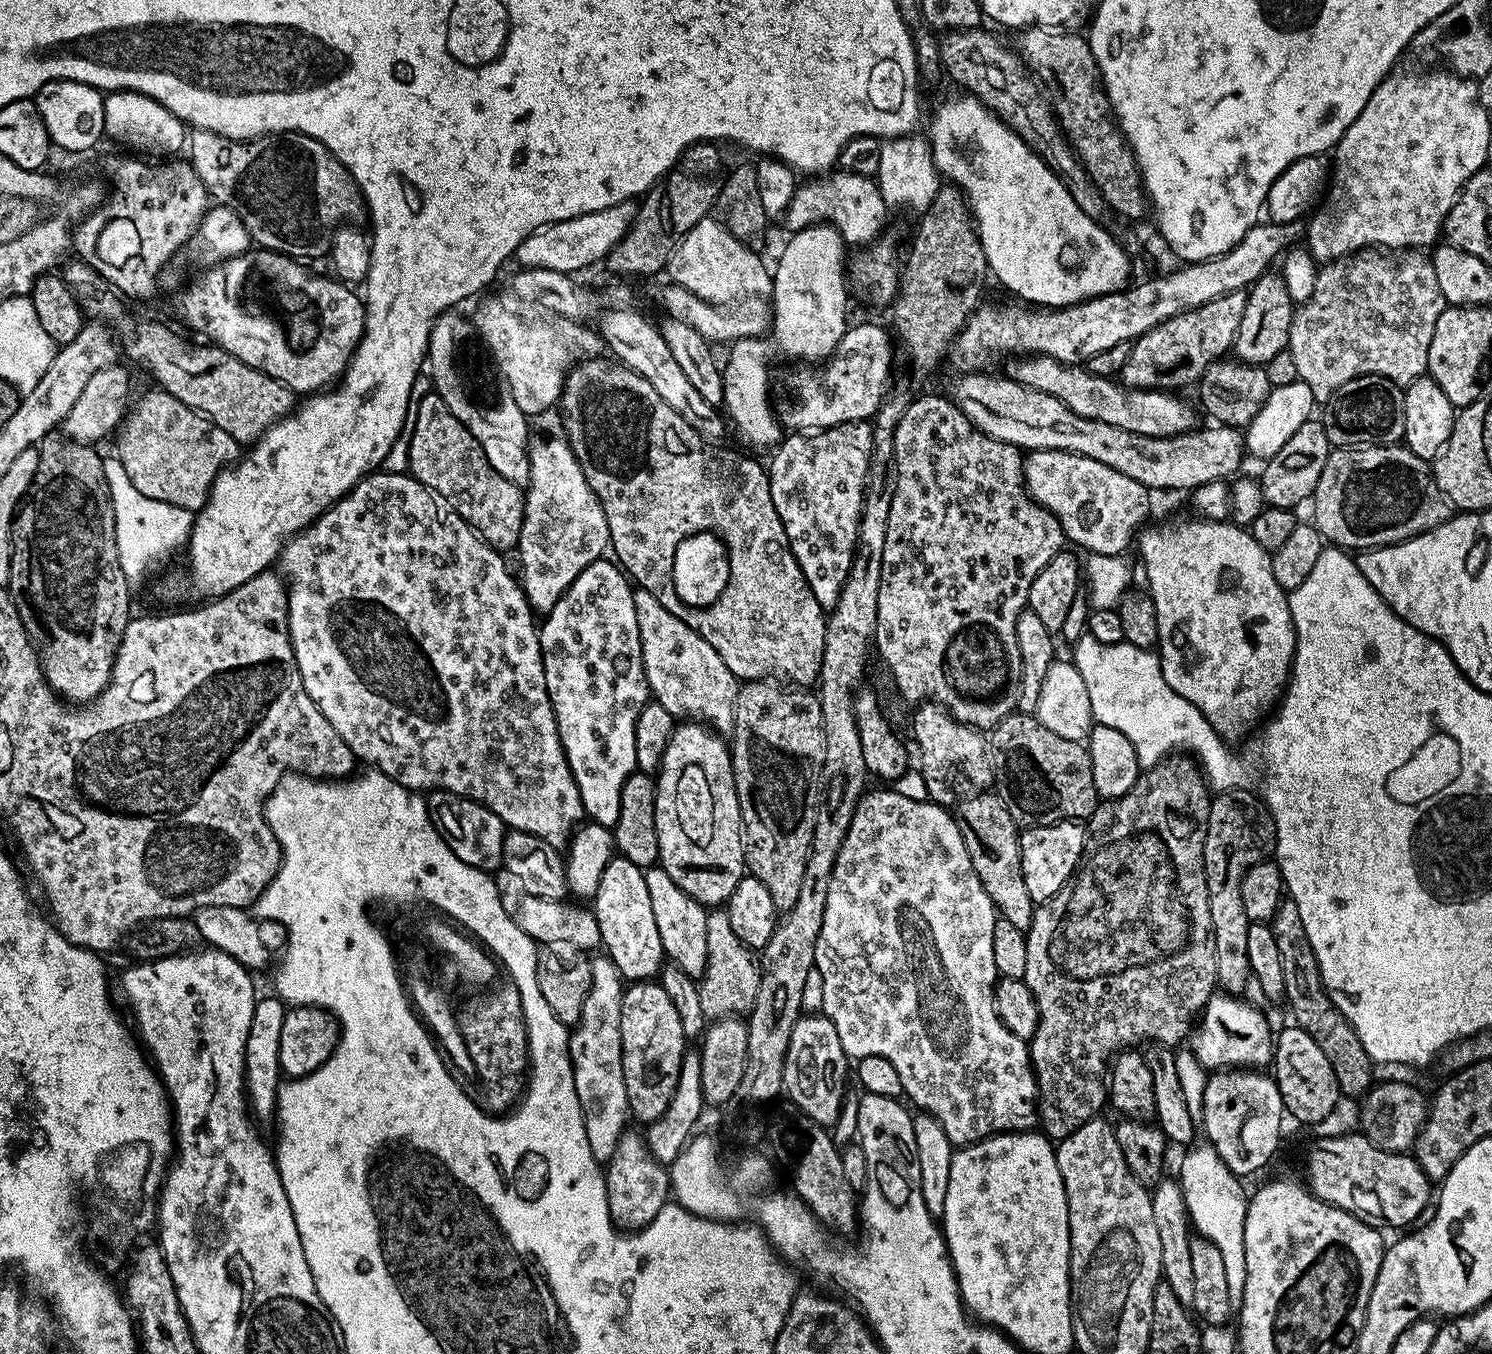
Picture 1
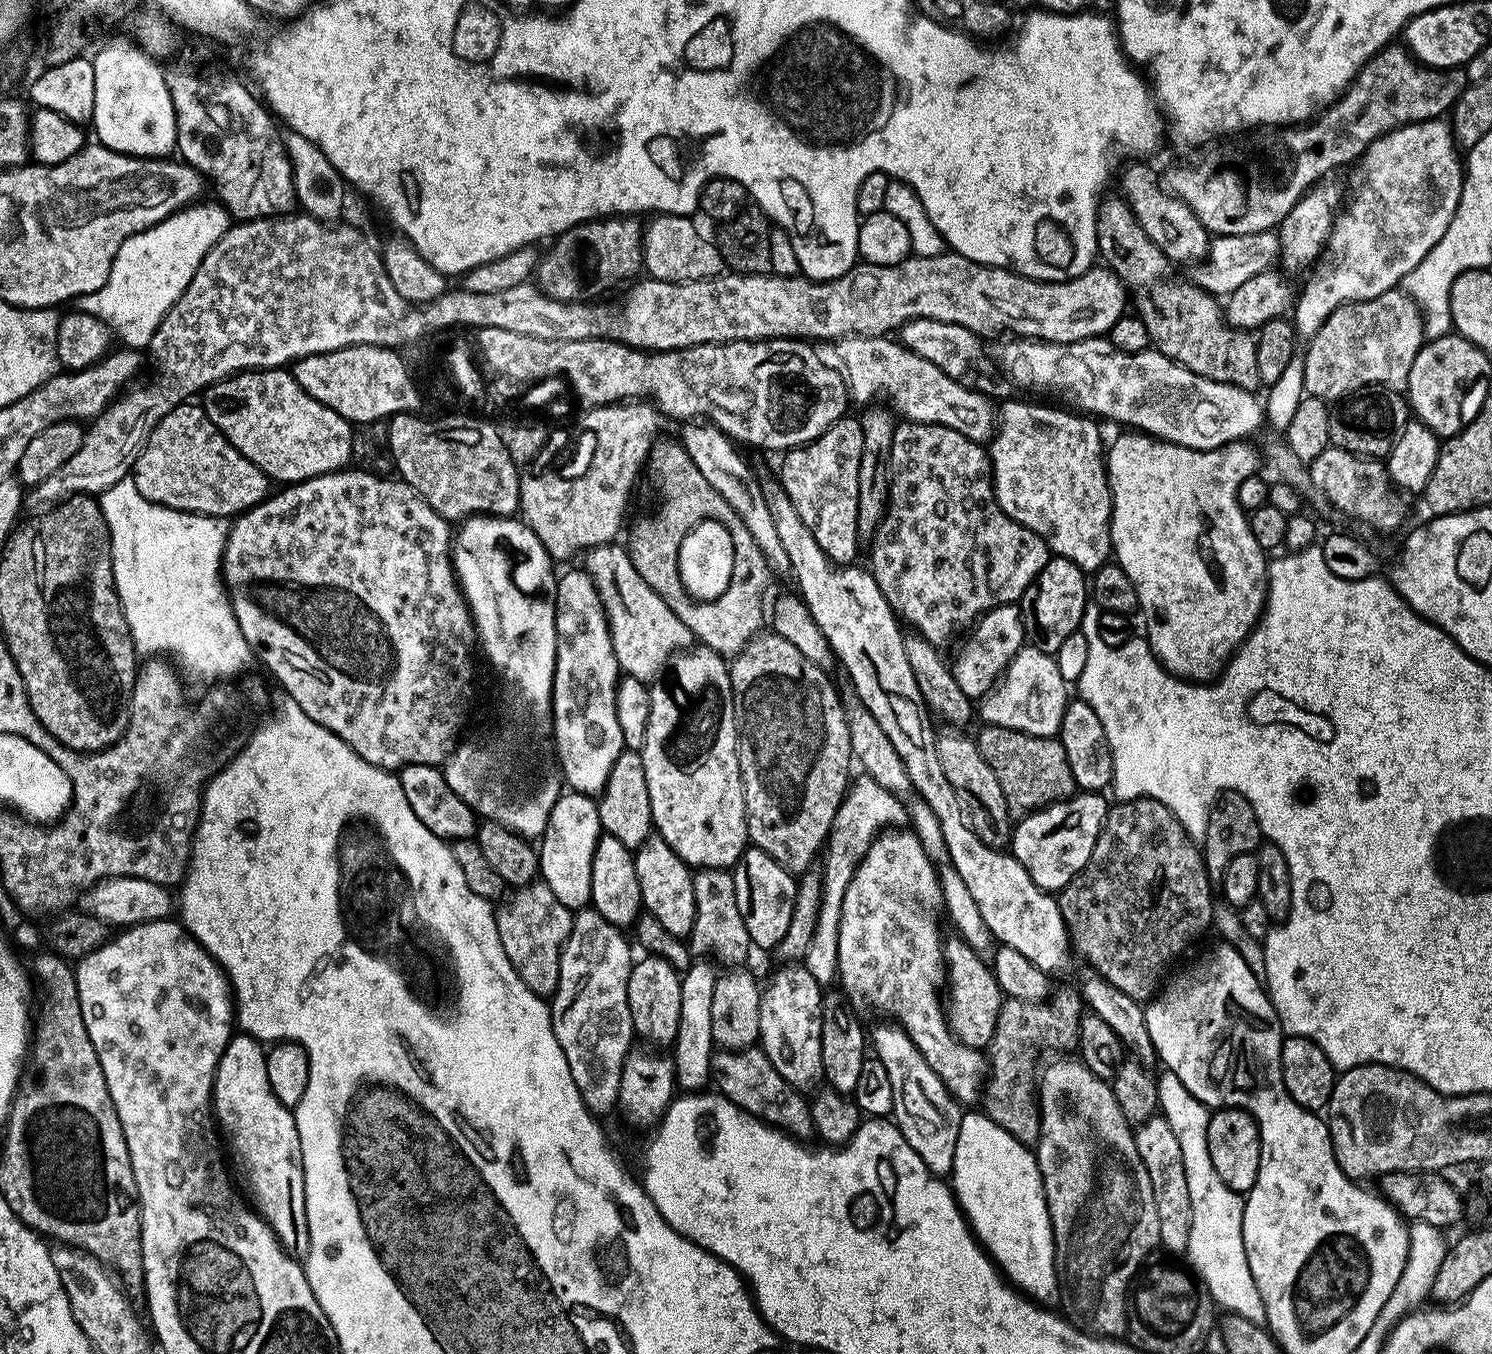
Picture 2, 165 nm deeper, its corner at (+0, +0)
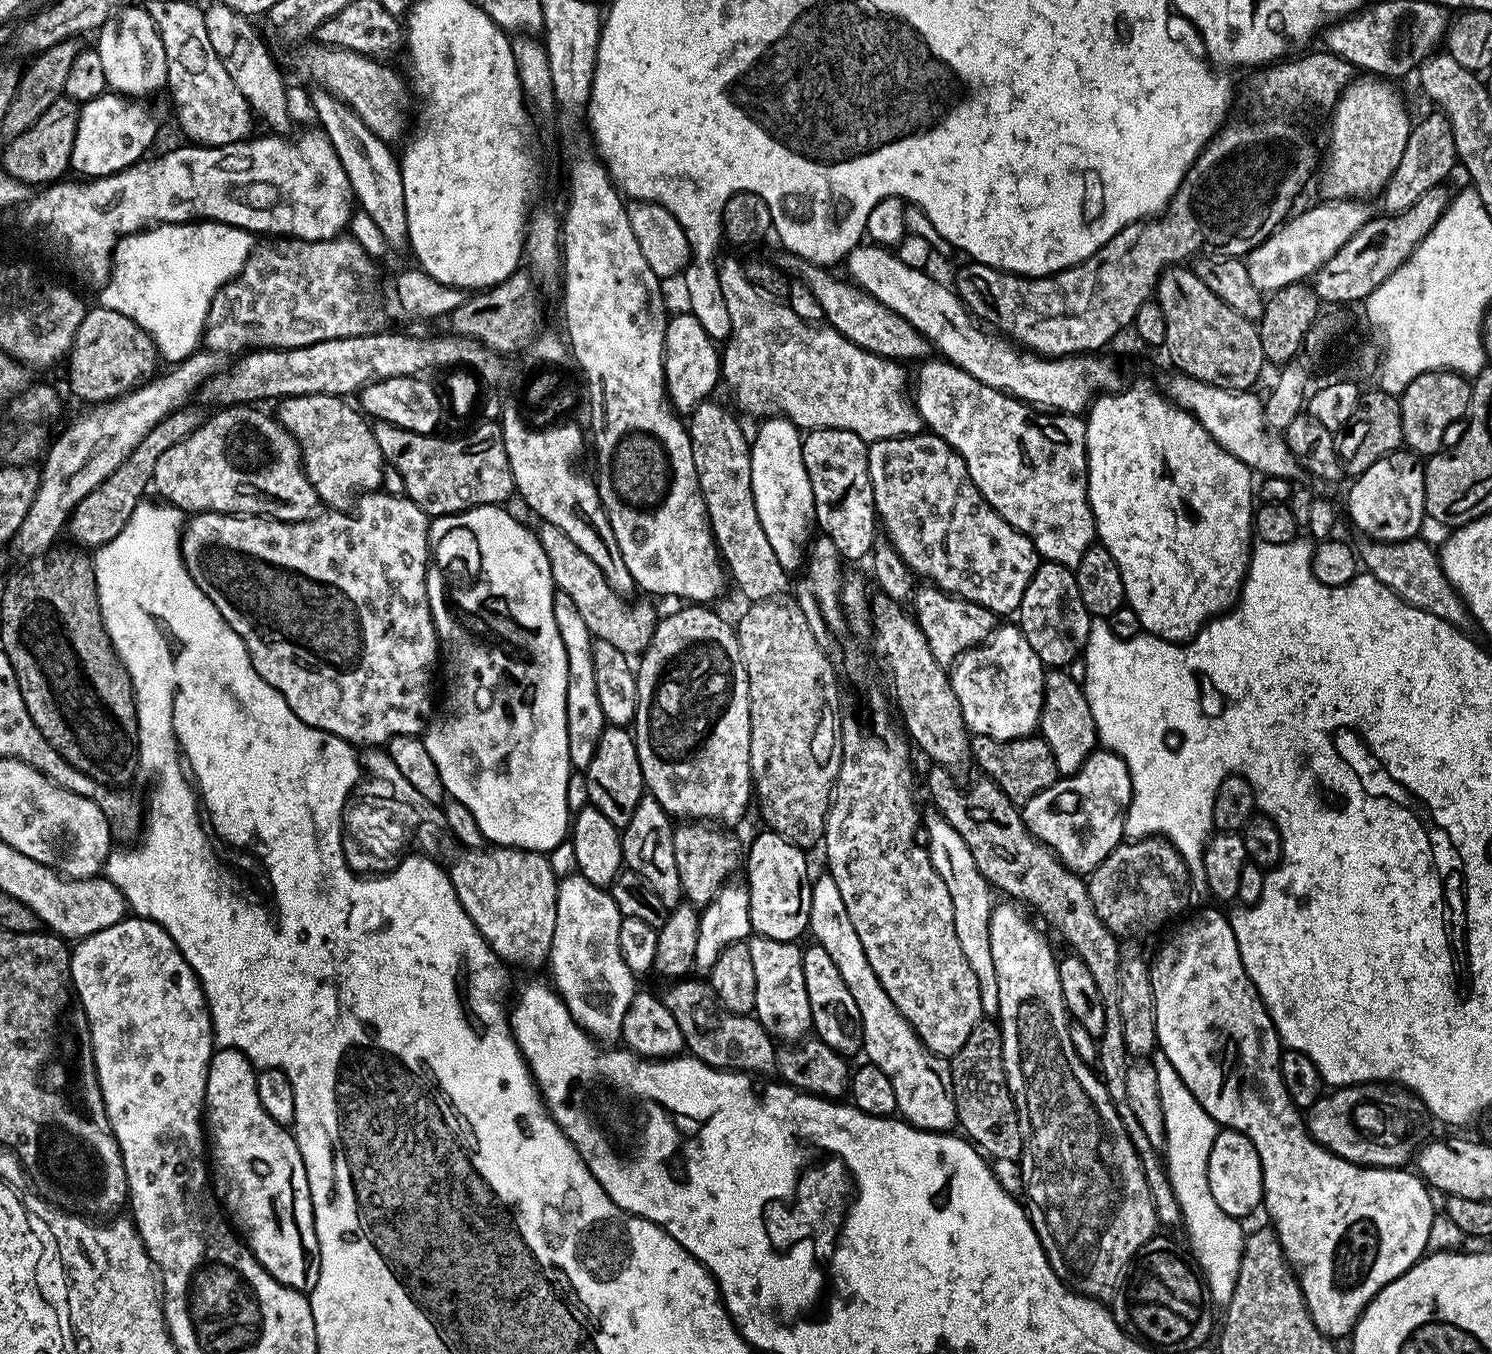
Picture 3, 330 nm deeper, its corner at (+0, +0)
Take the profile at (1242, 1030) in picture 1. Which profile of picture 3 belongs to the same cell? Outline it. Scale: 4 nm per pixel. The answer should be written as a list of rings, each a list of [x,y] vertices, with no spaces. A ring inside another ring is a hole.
[[[1204,908],[1189,924],[1184,924],[1164,945],[1156,956],[1156,961],[1151,961],[1152,985],[1154,986],[1154,998],[1156,999],[1156,1043],[1159,1051],[1168,1059],[1170,1066],[1182,1078],[1182,1082],[1198,1098],[1200,1108],[1206,1110],[1216,1119],[1221,1129],[1242,1132],[1258,1150],[1260,1165],[1264,1171],[1264,1198],[1262,1201],[1263,1211],[1268,1211],[1271,1227],[1274,1229],[1280,1245],[1284,1251],[1284,1257],[1292,1266],[1292,1271],[1298,1274],[1300,1289],[1304,1295],[1304,1301],[1308,1307],[1310,1318],[1314,1326],[1323,1336],[1337,1338],[1347,1337],[1356,1327],[1360,1316],[1364,1313],[1364,1307],[1375,1298],[1394,1278],[1398,1278],[1406,1270],[1410,1270],[1413,1264],[1425,1255],[1430,1238],[1430,1222],[1434,1215],[1432,1209],[1432,1196],[1429,1185],[1415,1171],[1404,1168],[1365,1168],[1363,1164],[1352,1164],[1333,1152],[1328,1151],[1322,1145],[1313,1140],[1307,1127],[1302,1123],[1301,1109],[1293,1104],[1290,1094],[1286,1094],[1286,1086],[1282,1082],[1280,1073],[1280,1053],[1282,1045],[1280,1035],[1276,1032],[1274,1022],[1250,978],[1246,974],[1246,966],[1242,966],[1242,954],[1238,954],[1238,942],[1234,938],[1232,921],[1227,915],[1223,916],[1216,908]]]

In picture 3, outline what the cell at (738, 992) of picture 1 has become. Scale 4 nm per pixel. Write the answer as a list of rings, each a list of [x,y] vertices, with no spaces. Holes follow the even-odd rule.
[[[680,822],[673,827],[674,863],[678,866],[678,878],[683,899],[693,906],[711,902],[718,890],[733,879],[736,867],[742,864],[742,844],[735,831],[708,822]]]

